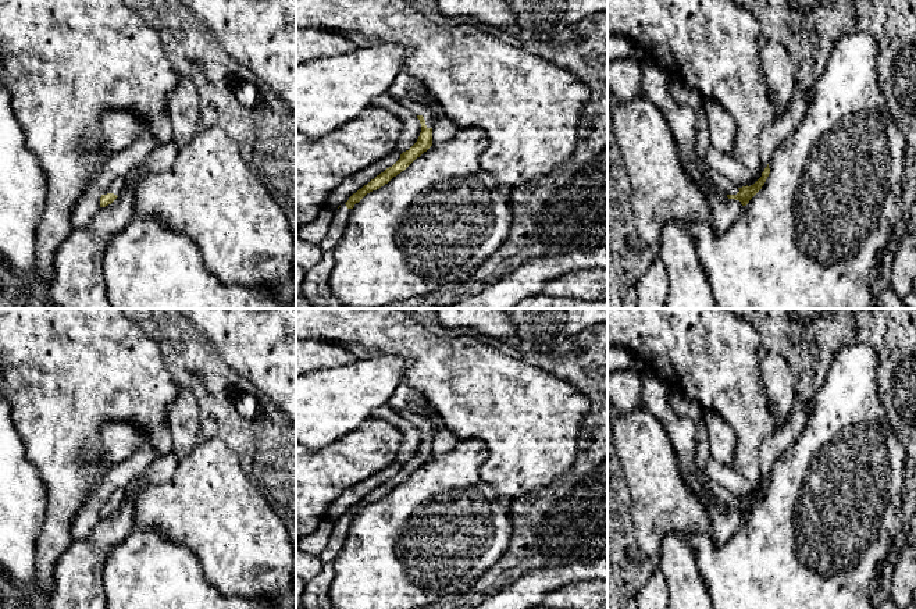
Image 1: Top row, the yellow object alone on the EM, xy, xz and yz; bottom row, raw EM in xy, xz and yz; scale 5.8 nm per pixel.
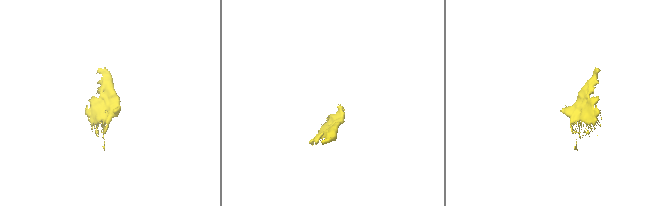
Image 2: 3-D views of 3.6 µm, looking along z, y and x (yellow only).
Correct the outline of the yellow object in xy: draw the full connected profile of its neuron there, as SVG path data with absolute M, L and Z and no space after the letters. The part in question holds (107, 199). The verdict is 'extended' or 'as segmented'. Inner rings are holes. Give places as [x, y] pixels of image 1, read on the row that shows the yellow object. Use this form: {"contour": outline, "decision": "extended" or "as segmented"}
{"contour": "M117 178L100 197L100 207L111 204L124 190L124 178Z", "decision": "extended"}

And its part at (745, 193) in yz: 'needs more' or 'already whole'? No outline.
needs more

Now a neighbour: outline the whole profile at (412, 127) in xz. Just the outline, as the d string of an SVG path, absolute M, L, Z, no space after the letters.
M389 93L377 96L373 100L373 106L384 107L385 110L392 113L395 117L398 117L402 121L403 129L399 136L396 150L400 153L409 150L417 142L420 132L421 132L421 124L417 115L413 114L400 102L393 99Z

